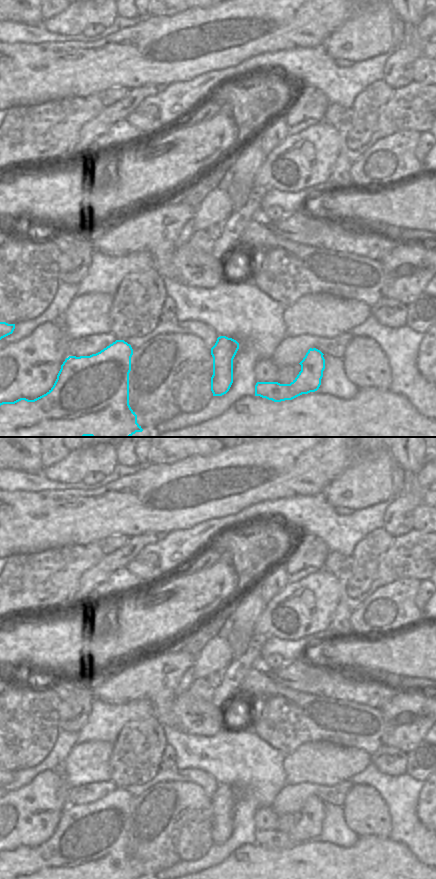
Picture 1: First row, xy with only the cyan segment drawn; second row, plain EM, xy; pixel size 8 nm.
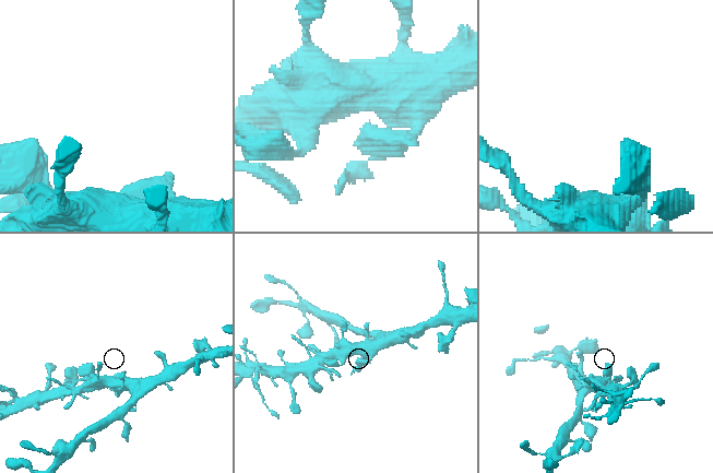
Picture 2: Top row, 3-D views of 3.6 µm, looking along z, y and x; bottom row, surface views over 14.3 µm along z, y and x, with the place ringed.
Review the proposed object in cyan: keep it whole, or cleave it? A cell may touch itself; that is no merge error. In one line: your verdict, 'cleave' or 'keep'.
cleave

